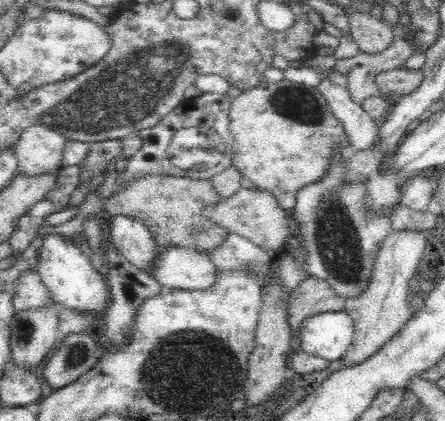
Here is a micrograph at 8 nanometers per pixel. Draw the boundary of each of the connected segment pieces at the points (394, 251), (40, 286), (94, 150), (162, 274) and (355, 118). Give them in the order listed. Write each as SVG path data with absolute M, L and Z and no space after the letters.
M418 230L390 231L378 256L374 259L372 276L366 288L360 290L359 295L346 300L345 312L354 321L354 334L350 346L340 358L344 360L344 366L349 367L364 362L411 320L413 312L409 308L408 298L412 284L410 278L414 278L416 266L428 244L426 235Z
M26 269L12 286L16 312L50 308L54 302L36 269Z
M120 139L89 142L88 154L78 164L80 168L80 183L86 183L90 176L105 171L108 164L115 162L121 156L122 143Z
M168 246L160 249L151 276L173 289L207 289L216 280L217 272L207 254L192 248Z
M334 74L322 77L315 87L322 93L335 117L343 124L354 150L372 148L378 142L378 122L352 100L349 89L337 83Z

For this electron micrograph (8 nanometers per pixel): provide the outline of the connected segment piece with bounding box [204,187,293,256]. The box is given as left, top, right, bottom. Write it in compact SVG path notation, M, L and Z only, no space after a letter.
M244 188L228 199L223 199L220 204L206 206L204 217L233 234L250 240L256 246L270 252L273 256L278 255L288 247L292 238L292 222L289 212L282 209L274 195L270 191L262 191L258 188Z

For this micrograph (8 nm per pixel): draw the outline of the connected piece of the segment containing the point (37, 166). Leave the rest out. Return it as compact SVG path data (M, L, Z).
M32 125L20 135L14 146L17 173L42 176L61 167L66 138L46 125Z

